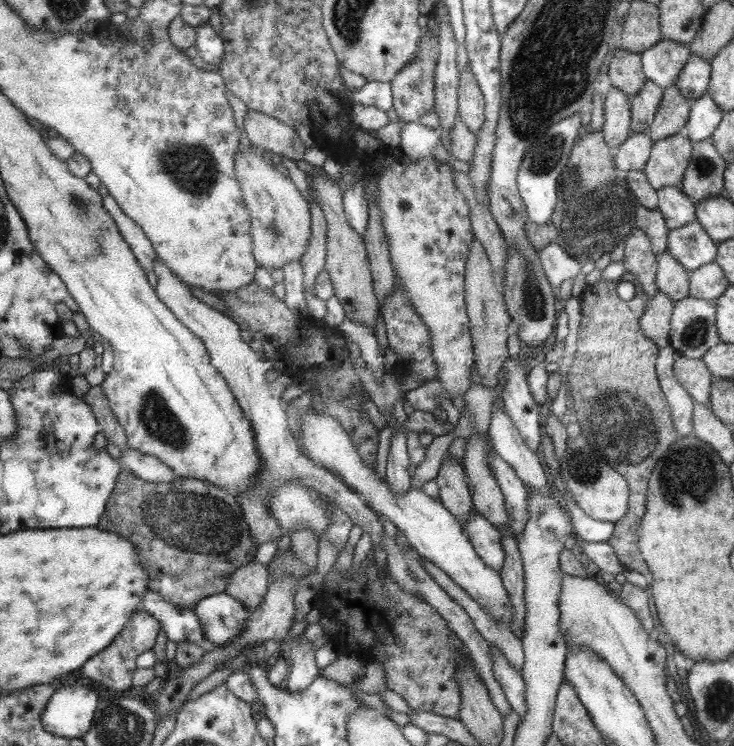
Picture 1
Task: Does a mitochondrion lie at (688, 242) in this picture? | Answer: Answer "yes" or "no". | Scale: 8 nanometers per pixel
yes

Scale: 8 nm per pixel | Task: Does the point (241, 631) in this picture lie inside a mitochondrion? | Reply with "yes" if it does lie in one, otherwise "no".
no

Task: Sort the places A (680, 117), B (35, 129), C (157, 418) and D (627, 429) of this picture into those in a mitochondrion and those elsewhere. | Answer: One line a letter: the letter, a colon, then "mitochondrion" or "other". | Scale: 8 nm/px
A: other
B: other
C: mitochondrion
D: mitochondrion

